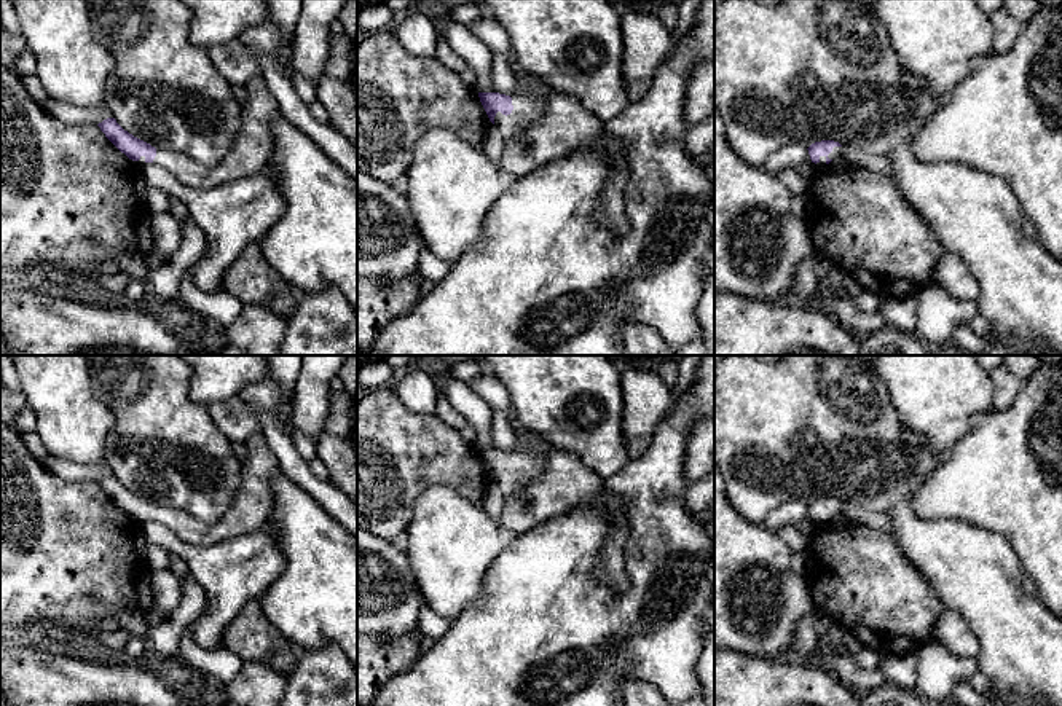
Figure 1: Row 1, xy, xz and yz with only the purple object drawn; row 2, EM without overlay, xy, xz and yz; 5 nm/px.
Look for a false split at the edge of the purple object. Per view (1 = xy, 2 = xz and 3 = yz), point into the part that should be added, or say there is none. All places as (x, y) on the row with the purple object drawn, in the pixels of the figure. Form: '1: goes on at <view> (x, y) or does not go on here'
1: goes on at xy (251, 150)
2: goes on at xz (527, 107)
3: goes on at yz (837, 153)

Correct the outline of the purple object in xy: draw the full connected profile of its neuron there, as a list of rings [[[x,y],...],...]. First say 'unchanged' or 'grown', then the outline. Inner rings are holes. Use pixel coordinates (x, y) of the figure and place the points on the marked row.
grown; [[[260,75],[249,78],[242,86],[246,102],[241,107],[241,131],[228,155],[215,166],[201,164],[185,153],[156,150],[124,131],[115,118],[107,118],[97,126],[129,159],[155,163],[185,186],[210,190],[262,172],[274,150],[273,124],[281,108]]]

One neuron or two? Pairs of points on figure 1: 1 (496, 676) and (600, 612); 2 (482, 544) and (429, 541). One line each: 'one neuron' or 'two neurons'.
1: one neuron
2: one neuron

